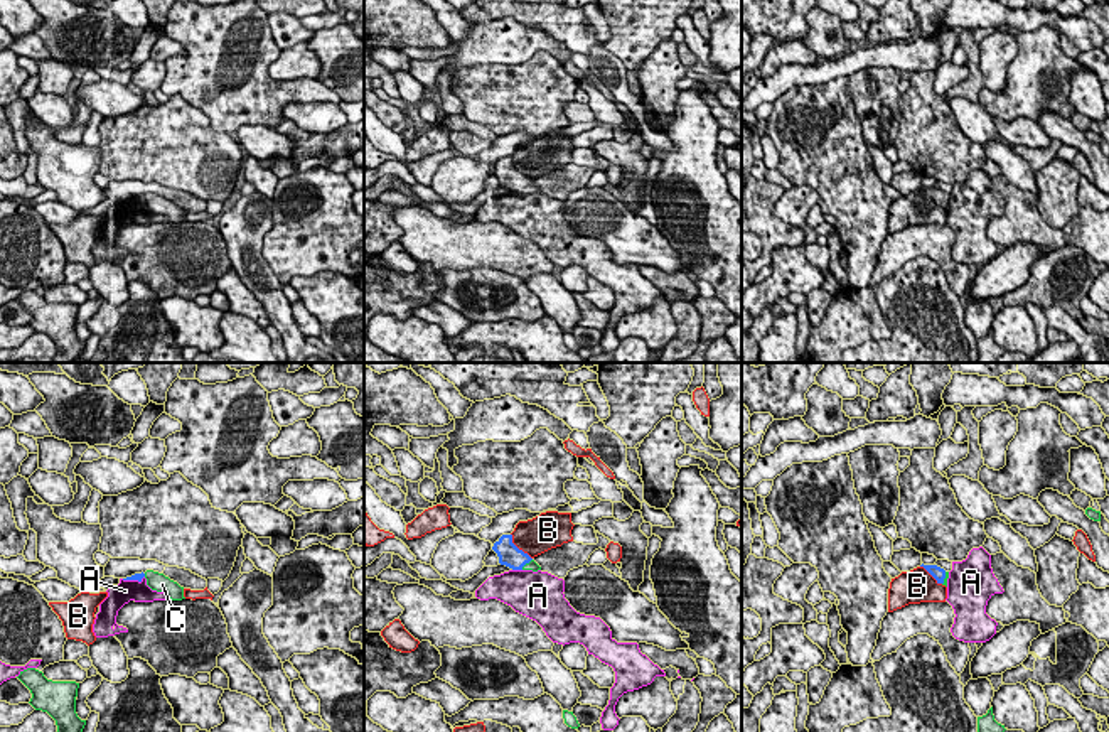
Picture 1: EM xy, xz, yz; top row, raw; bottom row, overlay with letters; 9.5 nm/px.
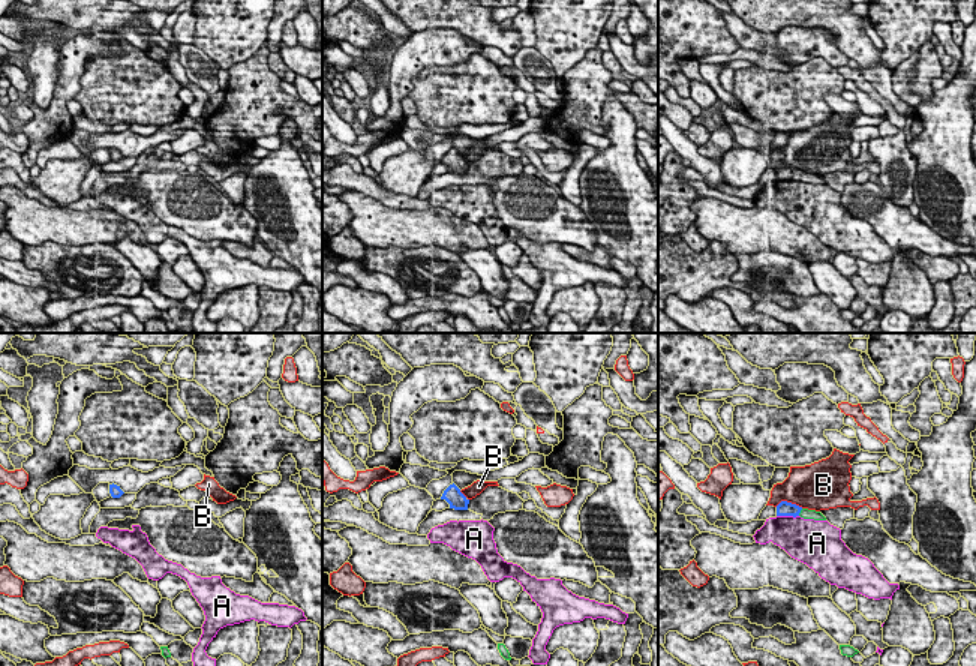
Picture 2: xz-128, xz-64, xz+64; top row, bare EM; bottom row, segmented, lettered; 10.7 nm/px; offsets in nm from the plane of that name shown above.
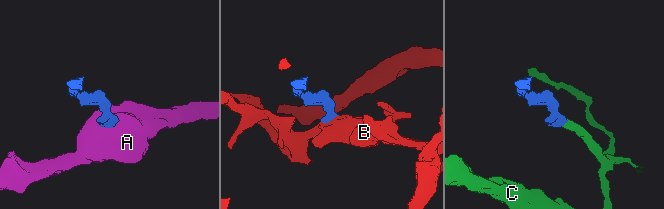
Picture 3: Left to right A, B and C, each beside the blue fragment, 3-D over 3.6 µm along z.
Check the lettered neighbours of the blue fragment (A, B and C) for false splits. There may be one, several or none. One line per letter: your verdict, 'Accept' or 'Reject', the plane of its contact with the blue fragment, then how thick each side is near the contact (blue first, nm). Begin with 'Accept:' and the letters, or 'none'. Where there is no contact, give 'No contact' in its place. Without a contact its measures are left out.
Accept: C
A: Reject. Touches blue in xz. Thickness 220 nm (blue) against 420 nm
B: Reject. Touches blue in xz. Thickness 220 nm (blue) against 340 nm
C: Accept. Touches blue in xz. Thickness 220 nm (blue) against 90 nm

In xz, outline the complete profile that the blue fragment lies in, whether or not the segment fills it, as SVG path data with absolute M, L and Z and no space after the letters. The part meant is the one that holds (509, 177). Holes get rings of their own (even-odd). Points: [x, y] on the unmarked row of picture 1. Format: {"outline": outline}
{"outline": "M502 157L494 165L492 172L497 175L499 186L512 192L541 192L541 189L528 175L512 165L512 157Z"}

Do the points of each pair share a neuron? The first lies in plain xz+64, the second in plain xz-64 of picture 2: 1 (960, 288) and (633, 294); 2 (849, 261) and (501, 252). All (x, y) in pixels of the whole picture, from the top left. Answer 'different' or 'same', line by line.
1: same
2: same

